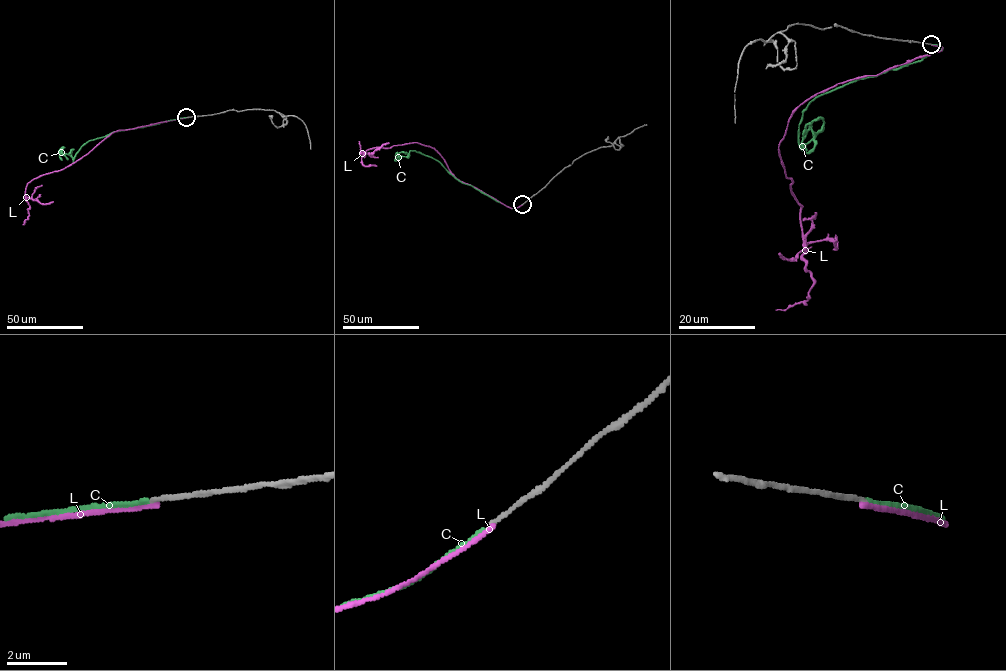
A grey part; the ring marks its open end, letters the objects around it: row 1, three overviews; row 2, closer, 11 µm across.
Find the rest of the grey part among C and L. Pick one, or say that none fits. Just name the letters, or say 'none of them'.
C

